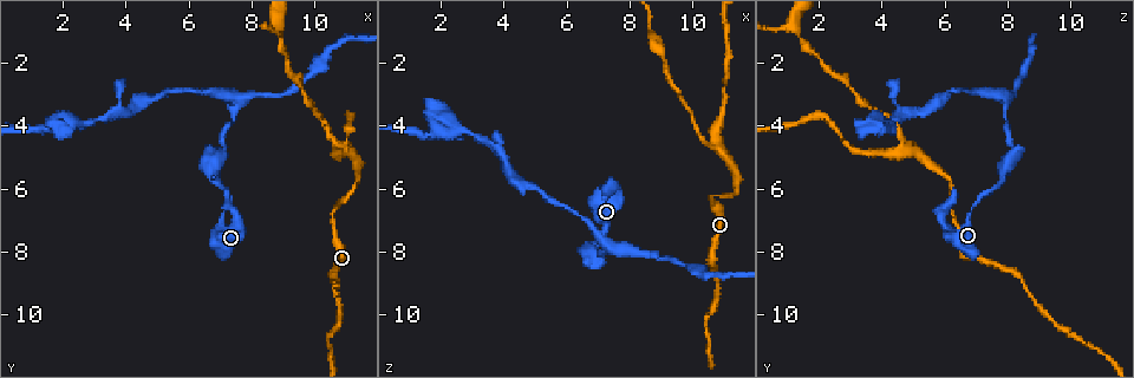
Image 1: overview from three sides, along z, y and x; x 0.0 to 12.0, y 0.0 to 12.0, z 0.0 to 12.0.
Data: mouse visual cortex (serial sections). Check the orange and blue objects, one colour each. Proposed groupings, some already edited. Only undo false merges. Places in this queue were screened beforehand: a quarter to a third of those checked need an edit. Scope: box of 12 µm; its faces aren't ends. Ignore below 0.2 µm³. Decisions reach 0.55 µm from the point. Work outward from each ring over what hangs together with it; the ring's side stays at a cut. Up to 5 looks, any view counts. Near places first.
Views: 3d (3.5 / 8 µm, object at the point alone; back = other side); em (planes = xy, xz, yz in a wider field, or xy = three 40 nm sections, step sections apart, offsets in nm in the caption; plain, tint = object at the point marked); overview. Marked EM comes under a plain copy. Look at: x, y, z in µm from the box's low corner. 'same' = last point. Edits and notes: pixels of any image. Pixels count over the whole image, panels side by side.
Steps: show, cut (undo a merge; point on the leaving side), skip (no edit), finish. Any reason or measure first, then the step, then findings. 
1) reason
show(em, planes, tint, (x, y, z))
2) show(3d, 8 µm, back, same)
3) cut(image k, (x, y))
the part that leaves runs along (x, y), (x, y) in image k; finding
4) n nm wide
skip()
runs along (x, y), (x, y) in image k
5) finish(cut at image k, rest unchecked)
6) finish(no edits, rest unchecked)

sharp bend
show(3d, 3.5 µm, (7.1, 4.8, 8.3))

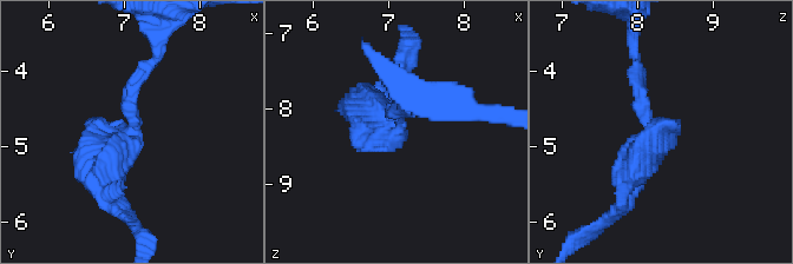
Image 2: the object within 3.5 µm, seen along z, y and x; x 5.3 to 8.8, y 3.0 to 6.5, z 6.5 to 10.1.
shape alone is not enough
show(em, xy, step 1, tint, (7.10, 4.85, 8.30))

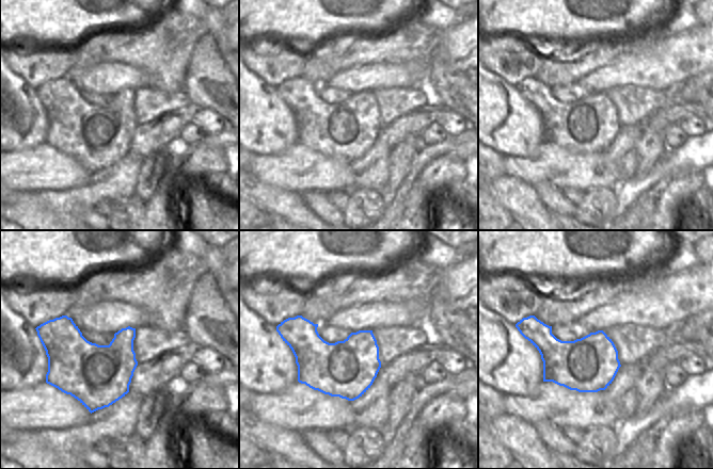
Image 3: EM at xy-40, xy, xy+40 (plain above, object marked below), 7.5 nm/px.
skip()
runs along (98, 187), (145, 72) in image 2; all the same cell

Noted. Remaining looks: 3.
three arms meet
show(3d, 3.5 µm, (10.8, 4.8, 4.7))

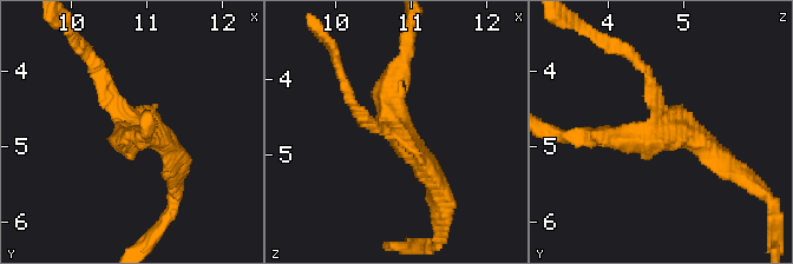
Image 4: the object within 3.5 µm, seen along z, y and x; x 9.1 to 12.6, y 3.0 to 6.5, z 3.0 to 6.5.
3 arms; arms of 200, 250, 250 nm; shape alone is not enough
show(em, xy, step 1, tint, (10.85, 4.80, 4.75))

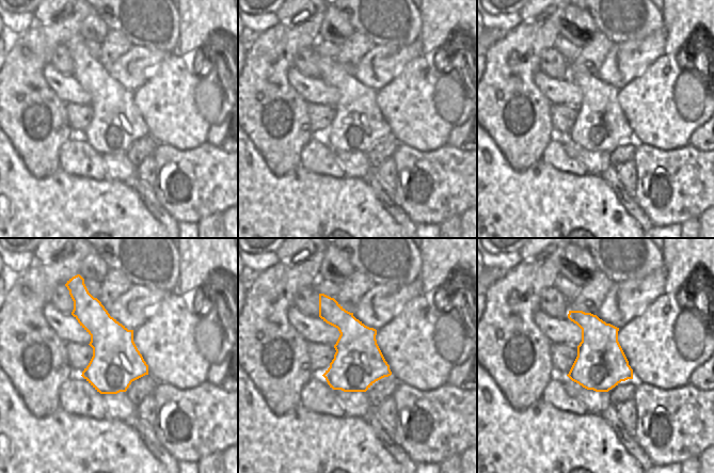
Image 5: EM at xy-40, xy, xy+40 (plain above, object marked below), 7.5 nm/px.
show(em, xy, step 2, tint, same)

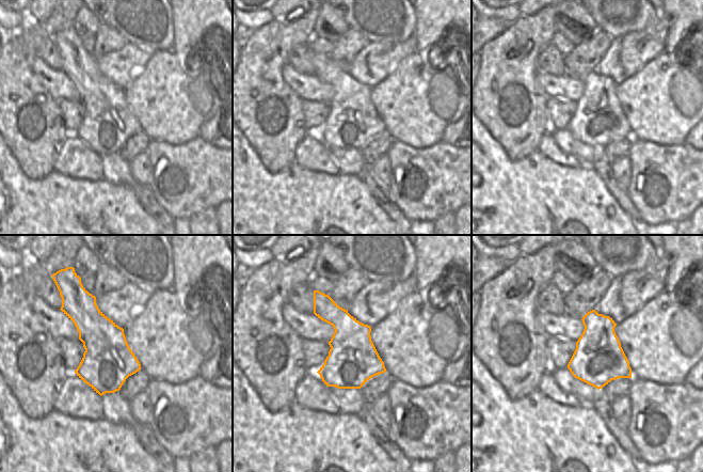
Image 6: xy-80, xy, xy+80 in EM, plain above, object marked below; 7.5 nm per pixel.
skip()
runs along (174, 159), (116, 109), (97, 68) in image 4; continuous, no second cell

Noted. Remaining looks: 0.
finish(no edits, rest unchecked)

